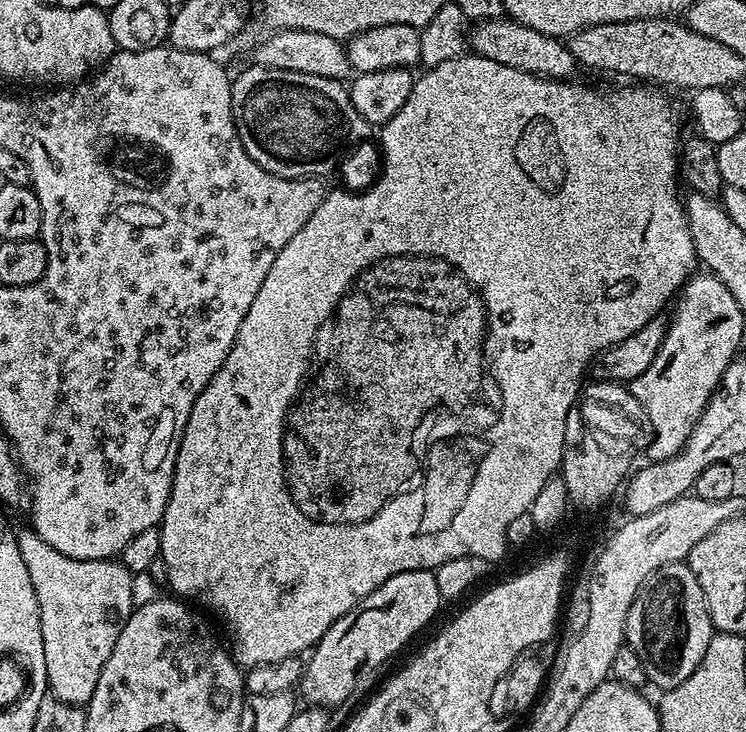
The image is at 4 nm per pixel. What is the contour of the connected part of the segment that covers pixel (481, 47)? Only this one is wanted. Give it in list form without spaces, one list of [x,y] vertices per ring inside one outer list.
[[[511,18],[482,20],[473,28],[476,29],[470,32],[471,51],[482,58],[490,58],[490,62],[502,62],[502,66],[549,80],[568,80],[578,71],[578,63],[563,39],[530,30],[530,26],[522,26]]]

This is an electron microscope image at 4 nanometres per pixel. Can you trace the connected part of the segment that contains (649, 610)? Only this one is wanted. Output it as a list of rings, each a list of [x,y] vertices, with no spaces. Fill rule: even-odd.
[[[684,562],[654,570],[654,574],[642,582],[626,614],[624,639],[627,647],[642,658],[647,683],[657,684],[660,690],[678,686],[694,674],[698,662],[702,662],[702,654],[706,654],[706,646],[710,646],[712,635],[712,619],[702,586],[698,586],[698,578],[694,578]]]

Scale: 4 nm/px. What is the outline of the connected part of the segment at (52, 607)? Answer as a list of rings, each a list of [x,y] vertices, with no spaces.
[[[31,530],[17,531],[16,541],[18,542],[18,550],[22,550],[22,562],[26,562],[26,570],[30,574],[30,586],[34,586],[34,594],[38,598],[38,610],[42,618],[42,646],[44,647],[44,674],[46,685],[48,684],[47,691],[55,696],[57,700],[67,704],[86,706],[94,694],[98,674],[102,674],[102,666],[106,666],[106,658],[110,658],[110,650],[114,650],[114,642],[118,642],[118,634],[122,634],[122,626],[128,621],[132,613],[134,605],[130,594],[130,586],[132,585],[133,573],[128,572],[126,566],[116,558],[111,560],[71,560],[66,558],[62,554],[58,554],[58,550],[46,546],[46,542],[42,542],[42,538],[38,538],[38,534]]]

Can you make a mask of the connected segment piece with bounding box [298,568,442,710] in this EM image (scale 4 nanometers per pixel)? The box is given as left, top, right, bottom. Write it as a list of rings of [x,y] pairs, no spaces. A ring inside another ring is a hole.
[[[423,568],[394,574],[322,634],[307,657],[299,695],[304,695],[309,705],[325,710],[346,703],[355,694],[360,676],[382,667],[395,652],[402,651],[435,618],[440,605],[435,571]]]

